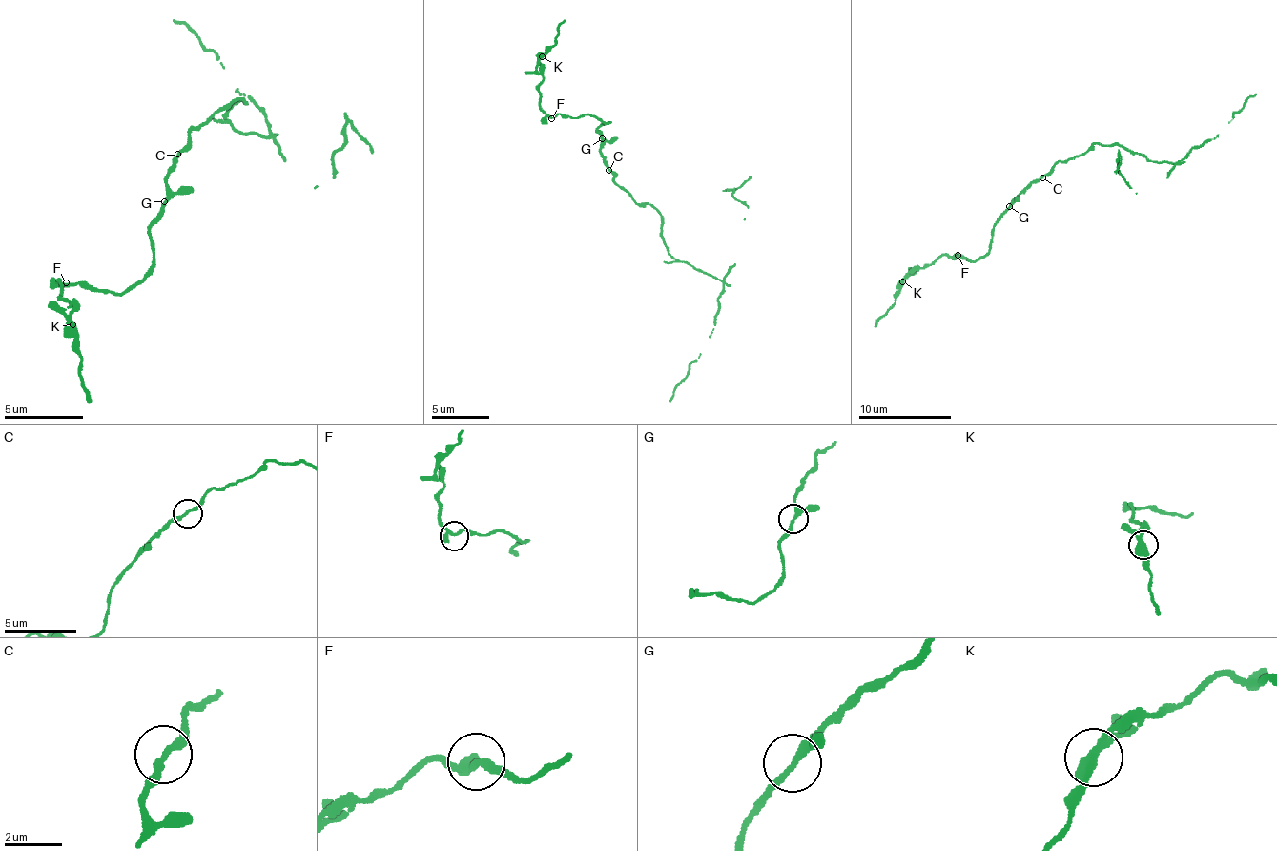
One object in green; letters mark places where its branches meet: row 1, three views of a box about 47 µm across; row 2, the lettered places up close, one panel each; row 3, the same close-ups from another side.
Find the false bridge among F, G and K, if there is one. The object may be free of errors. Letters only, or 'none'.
G

